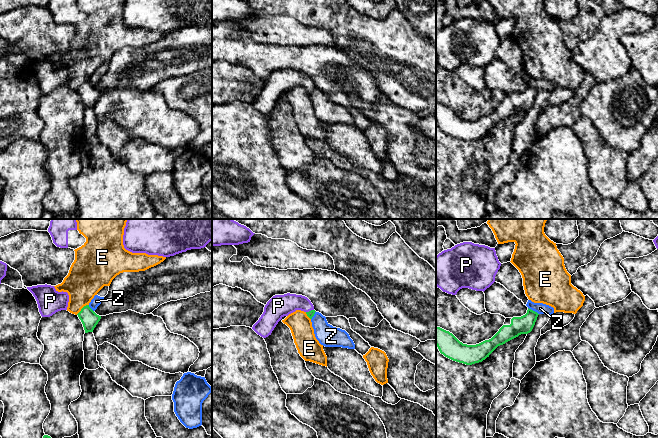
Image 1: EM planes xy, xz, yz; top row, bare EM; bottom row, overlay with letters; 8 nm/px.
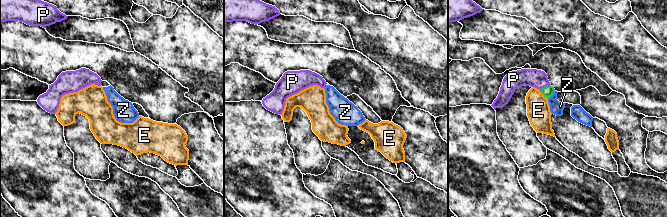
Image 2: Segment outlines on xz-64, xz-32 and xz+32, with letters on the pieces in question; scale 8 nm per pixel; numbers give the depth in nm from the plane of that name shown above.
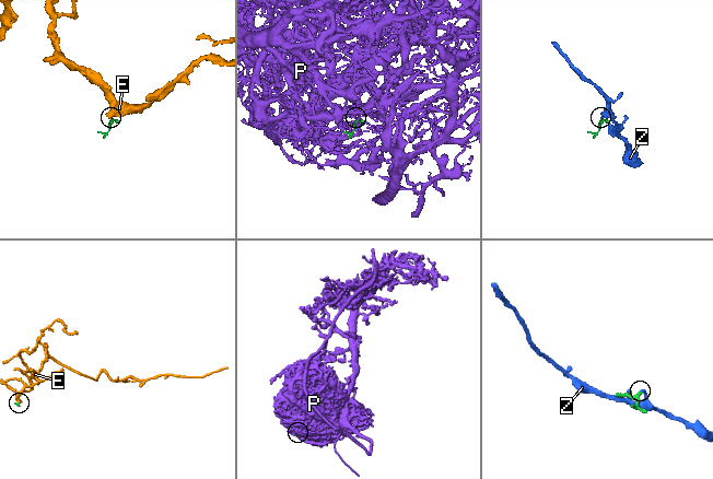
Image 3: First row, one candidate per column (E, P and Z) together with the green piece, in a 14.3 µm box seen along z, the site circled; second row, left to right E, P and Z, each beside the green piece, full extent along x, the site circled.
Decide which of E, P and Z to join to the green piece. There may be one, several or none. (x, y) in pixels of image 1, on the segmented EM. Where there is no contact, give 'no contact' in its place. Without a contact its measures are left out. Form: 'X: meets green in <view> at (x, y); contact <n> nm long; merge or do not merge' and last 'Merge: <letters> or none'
E: meets green in xy at (82, 308); contact 130 nm long; do not merge
P: meets green in xz at (309, 311); contact 70 nm long; merge
Z: meets green in yz at (532, 310); contact 110 nm long; do not merge
Merge: P

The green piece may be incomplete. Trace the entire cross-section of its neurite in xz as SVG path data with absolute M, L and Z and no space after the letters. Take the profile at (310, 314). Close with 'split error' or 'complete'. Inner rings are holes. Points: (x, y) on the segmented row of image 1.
M284 294L273 296L265 305L264 312L252 329L261 337L271 335L278 322L296 310L304 311L312 319L315 314L311 301L302 295Z; split error

